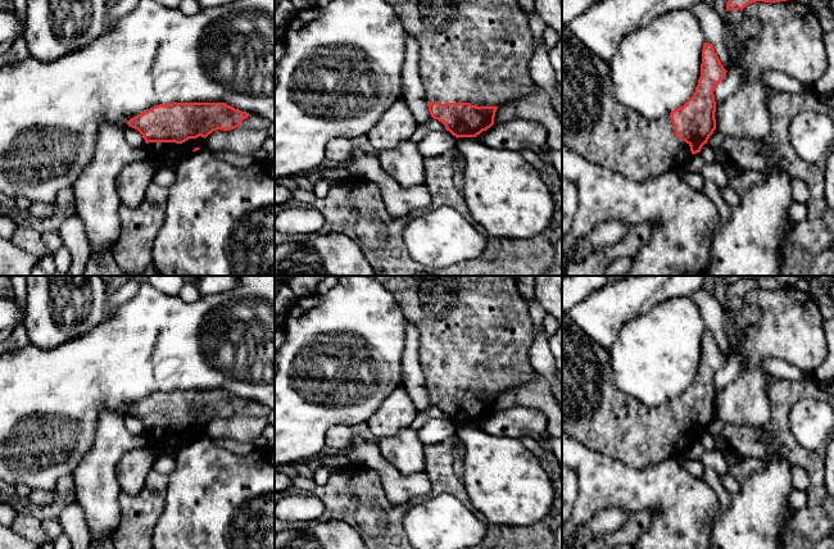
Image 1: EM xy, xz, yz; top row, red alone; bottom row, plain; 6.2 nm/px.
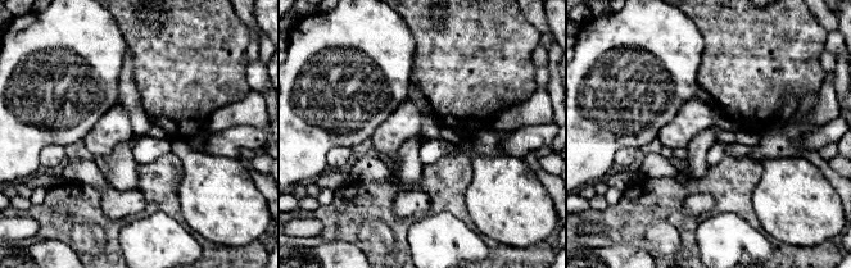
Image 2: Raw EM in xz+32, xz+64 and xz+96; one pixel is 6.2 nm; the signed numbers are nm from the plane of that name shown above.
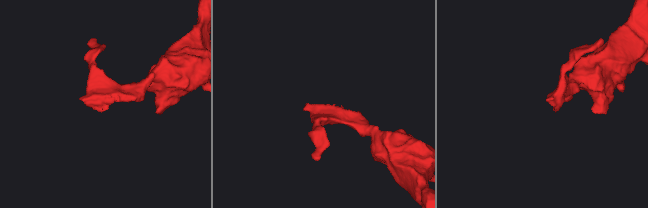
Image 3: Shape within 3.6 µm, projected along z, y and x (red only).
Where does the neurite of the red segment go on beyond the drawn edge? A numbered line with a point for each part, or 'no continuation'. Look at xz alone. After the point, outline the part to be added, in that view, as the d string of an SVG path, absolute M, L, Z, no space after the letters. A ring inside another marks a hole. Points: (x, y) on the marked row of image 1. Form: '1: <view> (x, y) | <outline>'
1: xz (479, 51) | M386 0L404 30L420 47L418 73L425 99L431 103L470 103L476 106L499 106L538 90L530 76L535 53L529 15L517 0Z

